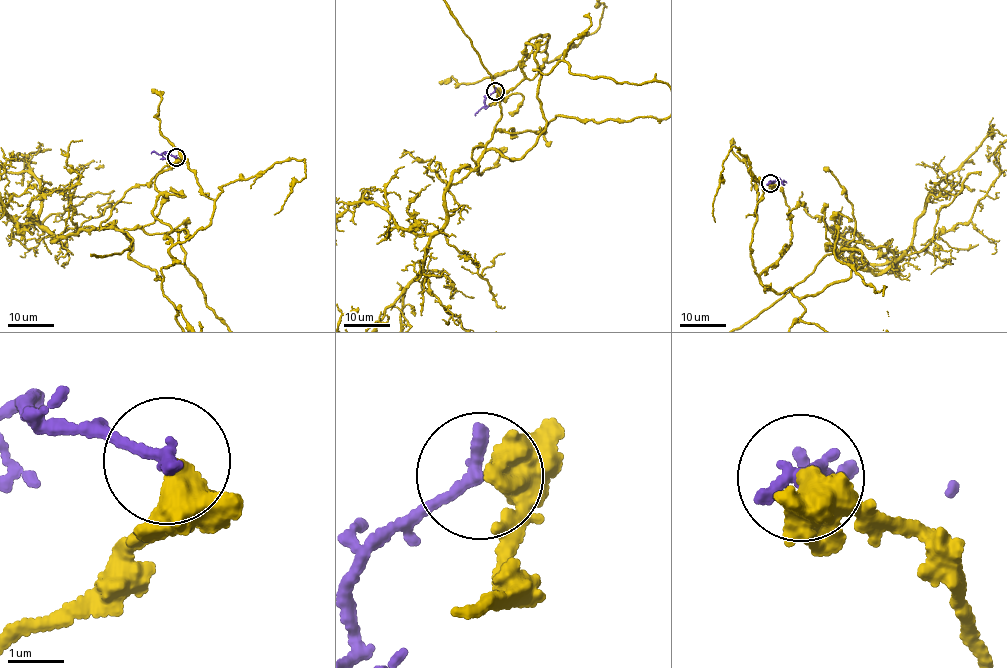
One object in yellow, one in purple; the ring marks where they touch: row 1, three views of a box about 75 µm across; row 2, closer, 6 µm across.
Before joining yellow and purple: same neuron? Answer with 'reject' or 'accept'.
reject

